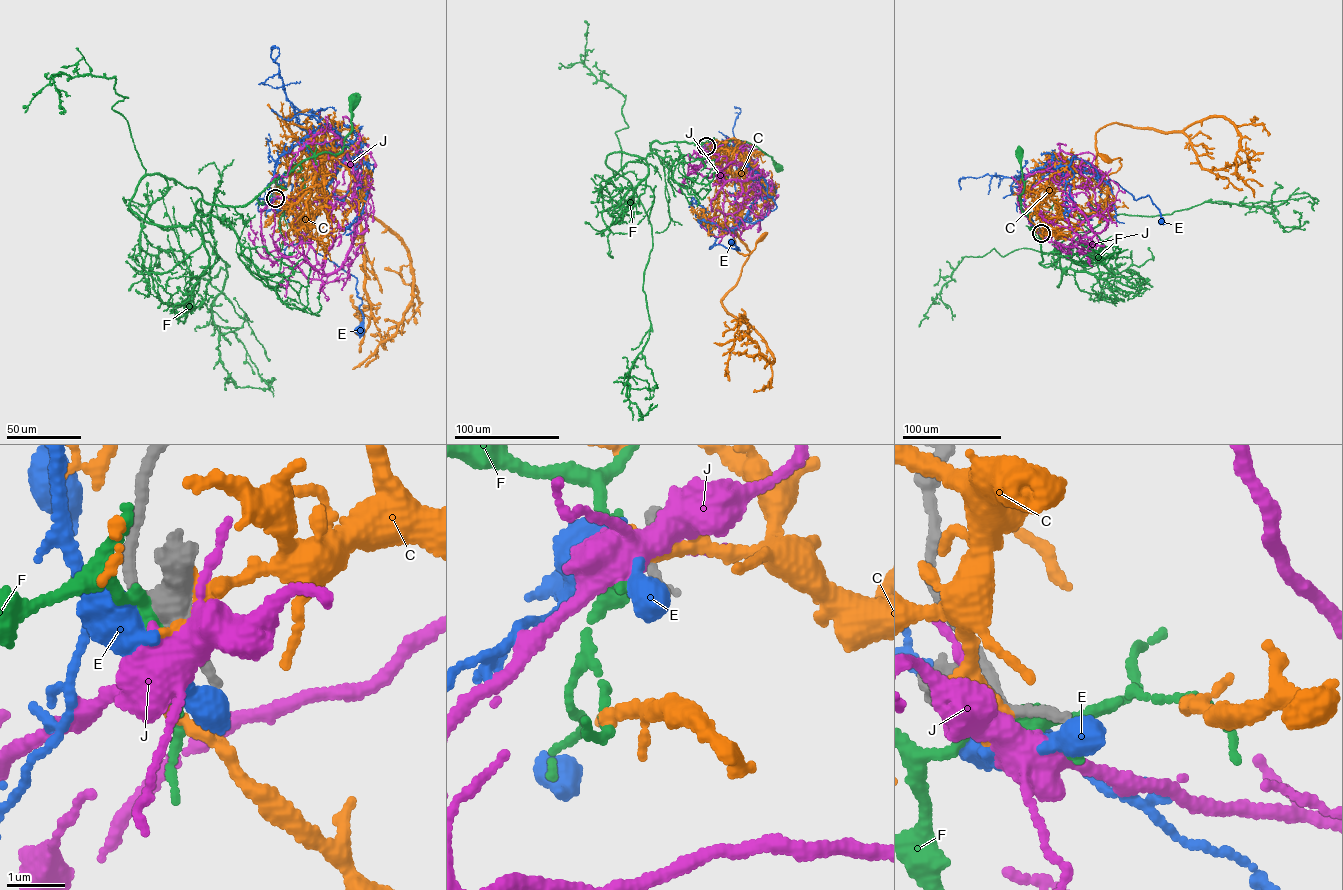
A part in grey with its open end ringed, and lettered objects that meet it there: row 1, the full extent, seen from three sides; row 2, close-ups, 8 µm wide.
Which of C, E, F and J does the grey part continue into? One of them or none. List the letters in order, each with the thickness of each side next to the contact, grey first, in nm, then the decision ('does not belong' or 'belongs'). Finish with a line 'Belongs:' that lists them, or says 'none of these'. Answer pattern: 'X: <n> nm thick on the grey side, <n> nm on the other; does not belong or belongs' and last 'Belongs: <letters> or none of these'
C: 360 nm thick on the grey side, 320 nm on the other; does not belong
E: 180 nm thick on the grey side, 500 nm on the other; does not belong
F: 360 nm thick on the grey side, 320 nm on the other; does not belong
J: 460 nm thick on the grey side, 360 nm on the other; does not belong
Belongs: none of these

